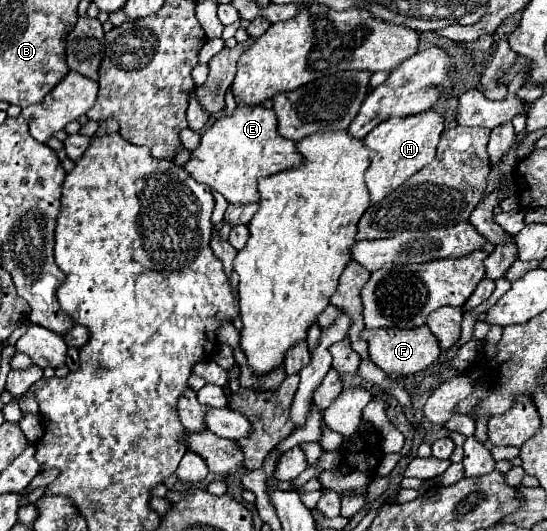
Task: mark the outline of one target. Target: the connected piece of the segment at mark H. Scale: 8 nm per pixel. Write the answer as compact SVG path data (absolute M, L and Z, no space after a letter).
M427 110L423 114L415 114L415 116L407 116L407 118L389 118L383 124L375 126L363 138L363 142L367 142L369 148L375 152L371 164L365 172L365 184L371 194L371 204L377 204L383 198L387 198L389 192L397 190L409 176L413 176L423 166L433 162L441 132L443 132L441 114L435 110Z

